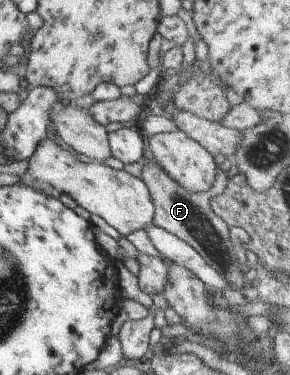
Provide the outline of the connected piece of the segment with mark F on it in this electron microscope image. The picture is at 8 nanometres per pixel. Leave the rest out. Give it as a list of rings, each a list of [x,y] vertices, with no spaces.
[[[155,163],[149,165],[143,165],[141,170],[141,180],[147,187],[150,199],[154,208],[154,217],[151,224],[161,227],[163,230],[174,234],[179,240],[186,242],[197,254],[203,258],[203,260],[212,266],[215,272],[218,272],[228,282],[228,286],[236,290],[236,288],[244,287],[246,284],[245,275],[246,265],[239,265],[236,261],[236,255],[233,253],[234,247],[227,236],[228,226],[219,218],[213,214],[213,211],[209,208],[209,199],[222,189],[223,177],[219,169],[216,171],[214,183],[210,189],[207,189],[202,193],[192,193],[187,189],[184,189],[181,185],[177,184],[174,180],[171,180],[165,172],[163,172]]]

